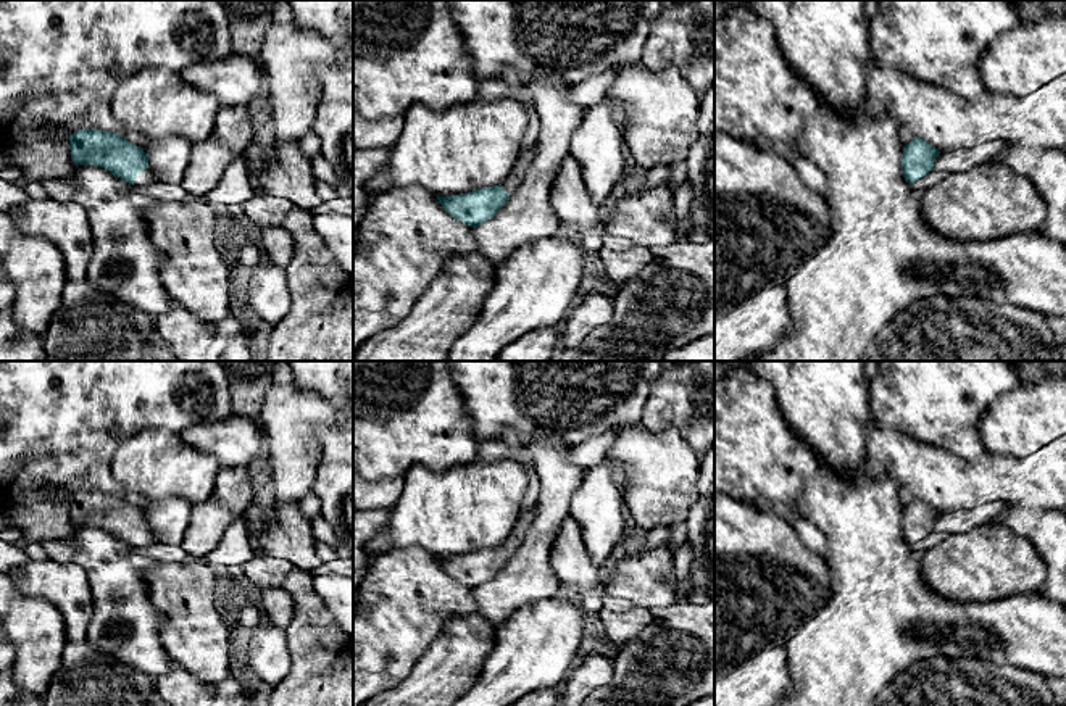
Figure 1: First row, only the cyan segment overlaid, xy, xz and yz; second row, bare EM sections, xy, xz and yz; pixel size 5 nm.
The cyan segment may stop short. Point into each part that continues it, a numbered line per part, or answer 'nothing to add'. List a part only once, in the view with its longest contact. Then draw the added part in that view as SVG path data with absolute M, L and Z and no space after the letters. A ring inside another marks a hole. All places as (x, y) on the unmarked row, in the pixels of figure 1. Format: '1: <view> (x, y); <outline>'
1: xy (145, 537); M147 529L145 532L142 532L140 535L137 535L135 538L135 546L145 546L145 545L150 545L150 543L155 543L155 537L153 537L153 532L150 529Z

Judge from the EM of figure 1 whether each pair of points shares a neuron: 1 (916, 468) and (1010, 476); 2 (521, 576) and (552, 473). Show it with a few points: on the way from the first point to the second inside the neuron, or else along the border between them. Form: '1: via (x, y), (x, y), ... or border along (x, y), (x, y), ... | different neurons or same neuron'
1: via (939, 476), (987, 476) | same neuron
2: via (534, 550), (552, 510), (552, 498) | same neuron

